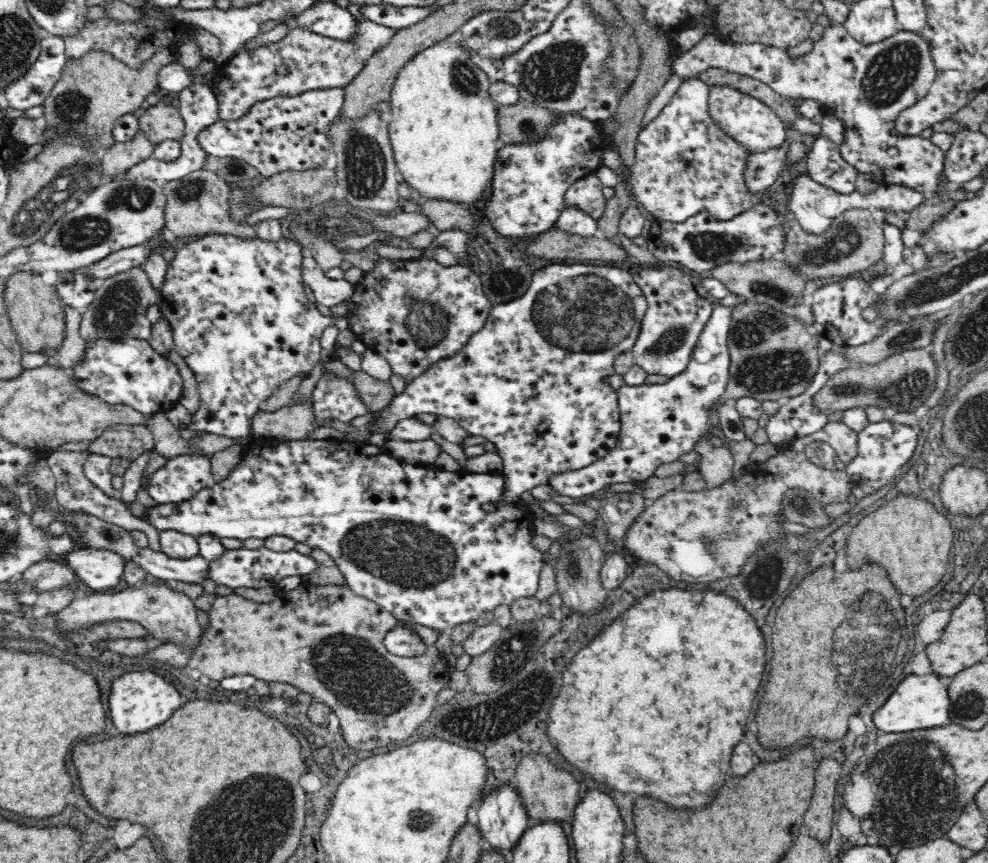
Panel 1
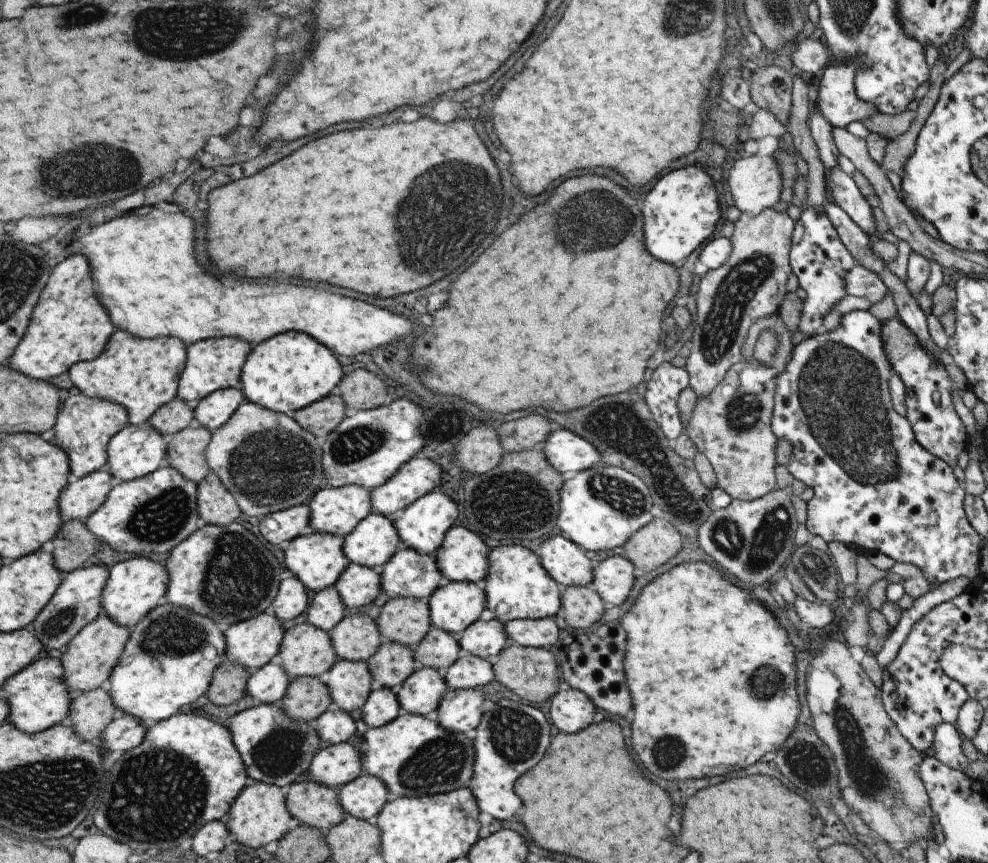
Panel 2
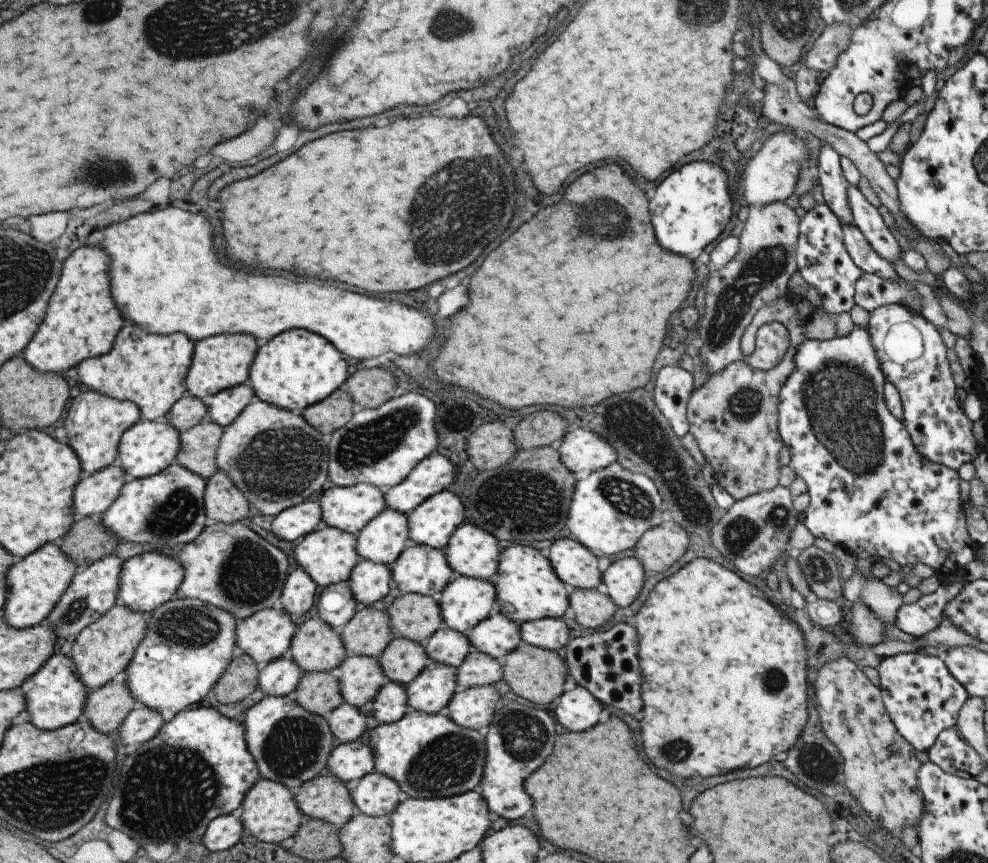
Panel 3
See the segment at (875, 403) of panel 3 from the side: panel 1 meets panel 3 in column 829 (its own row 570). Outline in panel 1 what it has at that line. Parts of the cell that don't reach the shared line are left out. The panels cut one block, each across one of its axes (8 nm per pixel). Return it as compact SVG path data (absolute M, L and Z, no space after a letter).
M256 436L254 442L244 443L240 462L230 471L230 474L218 484L206 487L190 500L181 503L162 503L156 508L148 508L146 522L155 526L160 531L176 530L182 534L190 535L196 539L202 536L214 536L222 539L232 538L244 541L249 538L265 540L270 536L286 536L292 538L296 543L305 544L311 549L320 550L332 559L331 563L336 564L343 574L350 591L354 594L375 602L380 608L386 609L394 618L402 621L404 626L396 626L394 630L386 633L384 646L394 656L400 658L420 657L424 654L425 644L423 640L412 632L408 627L409 623L418 623L423 627L431 628L437 632L447 632L470 622L476 622L484 612L493 612L498 606L512 606L516 600L521 598L534 597L538 590L540 572L543 566L543 553L534 544L535 537L535 514L530 506L524 502L506 501L506 481L499 472L498 476L492 474L458 474L455 472L434 472L410 466L400 459L389 454L381 454L375 450L368 450L359 443L342 442L338 446L328 446L326 441L320 440L279 440L274 446L264 444L264 439Z

